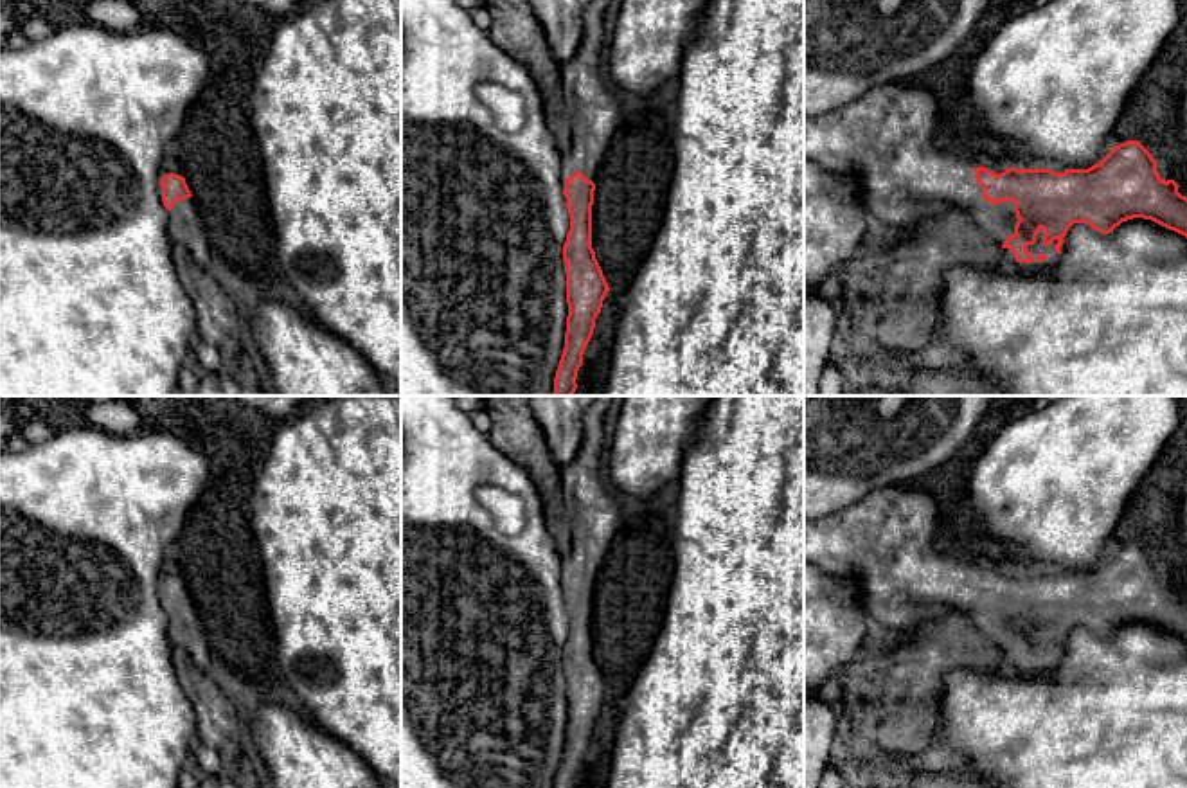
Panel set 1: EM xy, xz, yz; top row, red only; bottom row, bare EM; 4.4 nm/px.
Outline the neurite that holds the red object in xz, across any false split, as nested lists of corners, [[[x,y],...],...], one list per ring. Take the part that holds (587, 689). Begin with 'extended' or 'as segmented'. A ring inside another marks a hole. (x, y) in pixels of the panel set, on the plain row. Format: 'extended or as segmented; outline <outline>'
extended; outline [[[595,398],[586,412],[586,428],[577,457],[559,468],[561,498],[572,527],[572,547],[559,569],[561,590],[570,615],[570,633],[563,648],[568,720],[554,788],[577,788],[581,784],[583,757],[610,694],[592,651],[592,608],[595,579],[622,525],[620,504],[608,489],[608,479],[599,461],[604,446],[602,416],[611,398]]]

